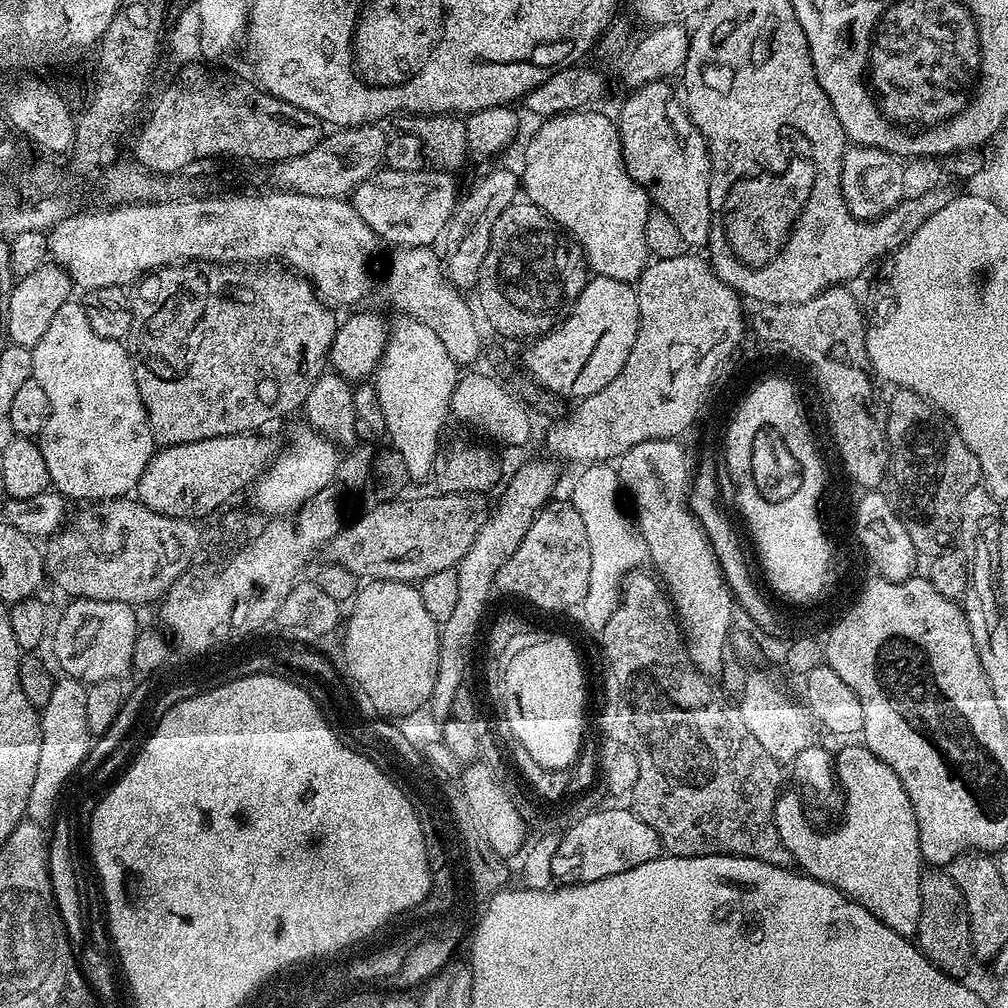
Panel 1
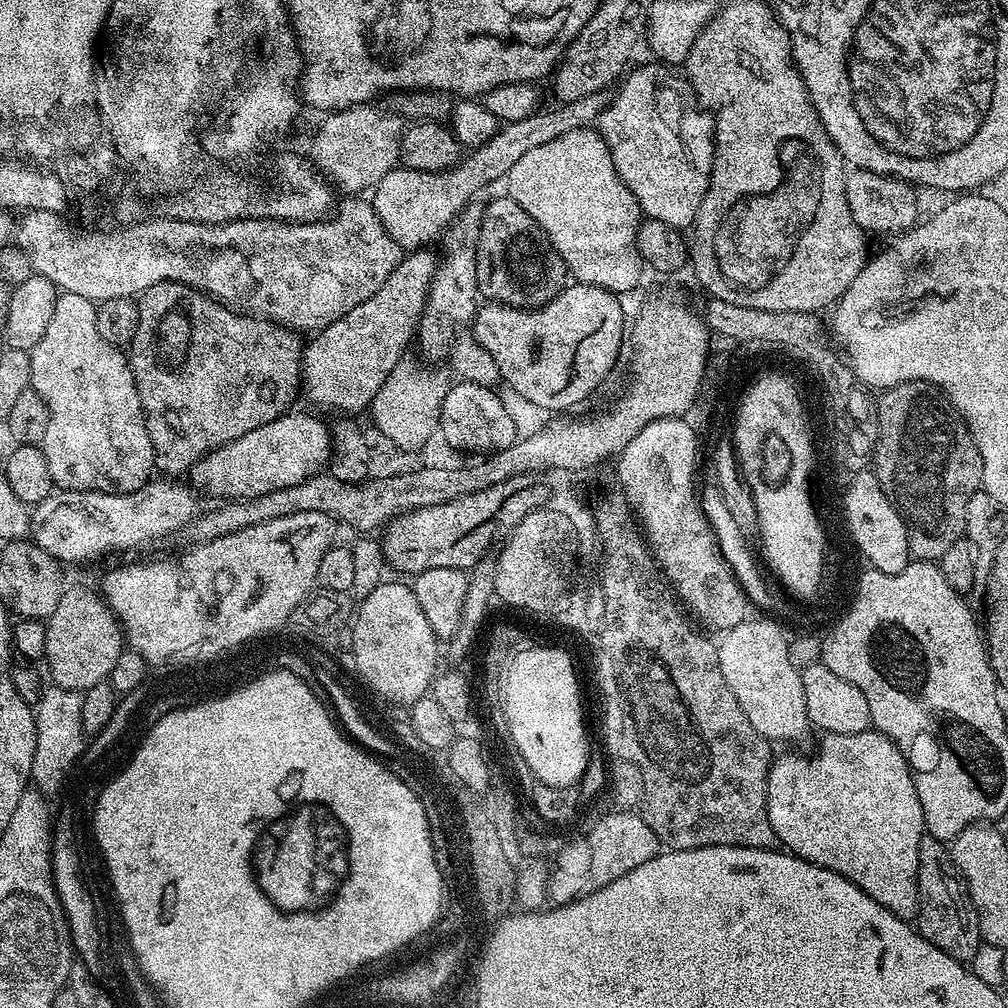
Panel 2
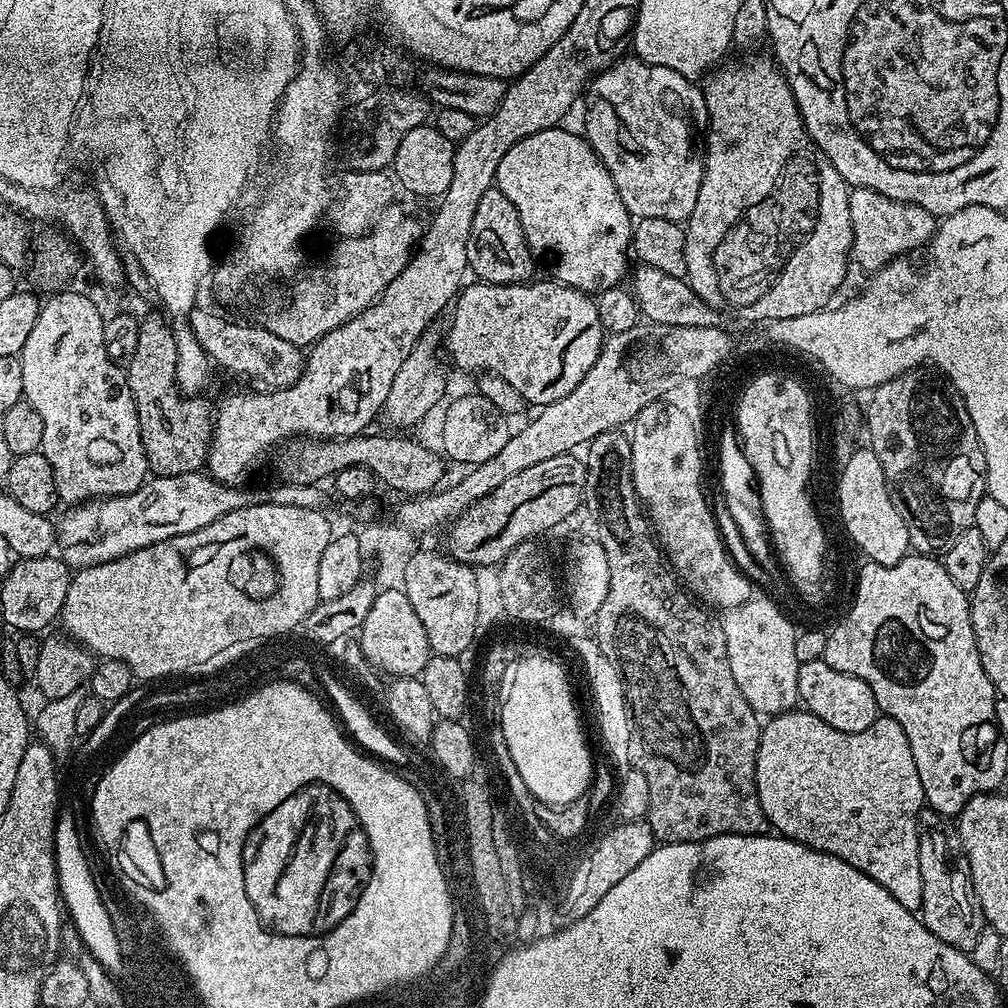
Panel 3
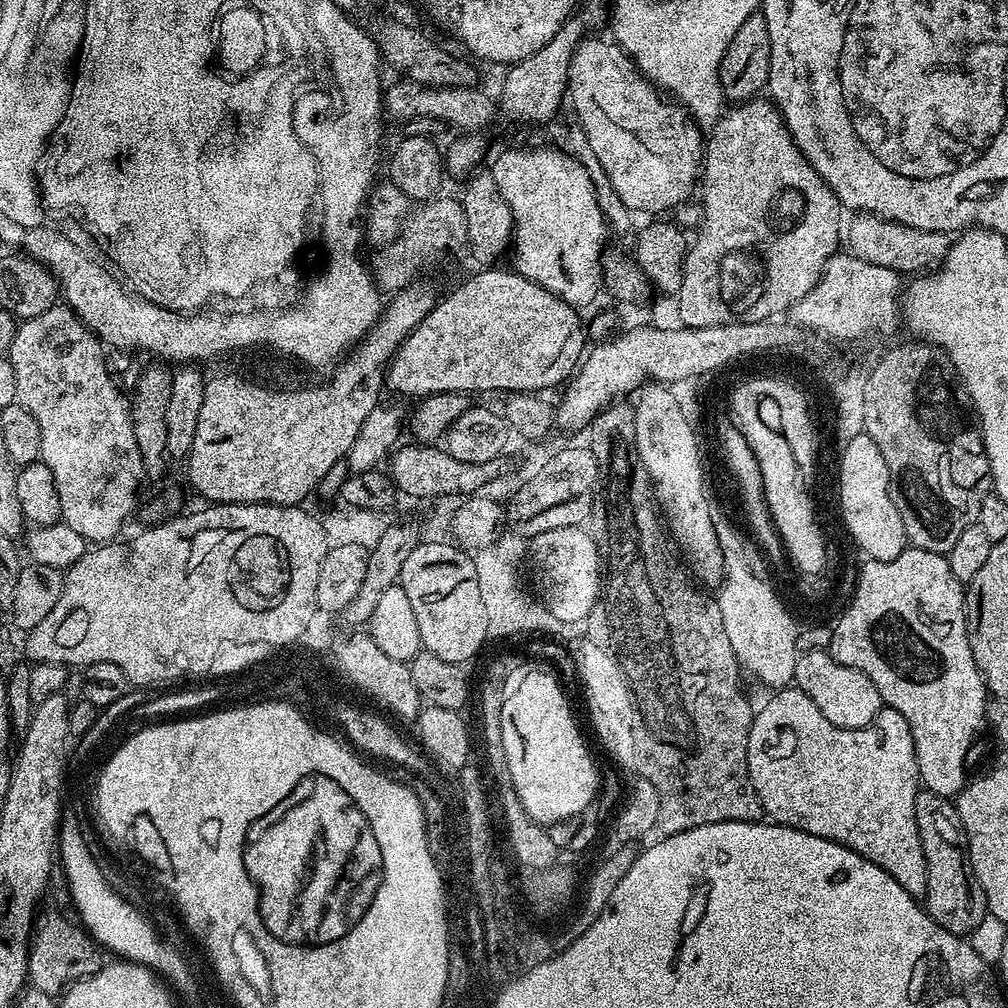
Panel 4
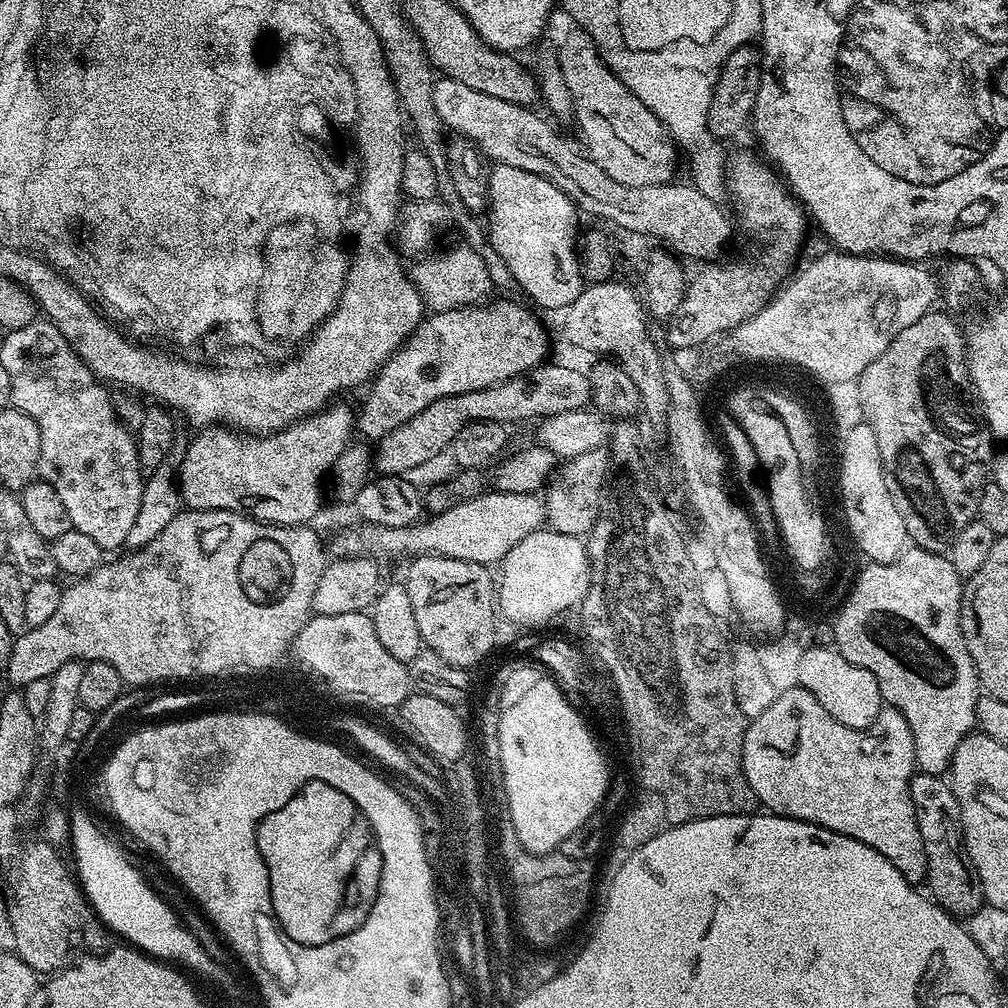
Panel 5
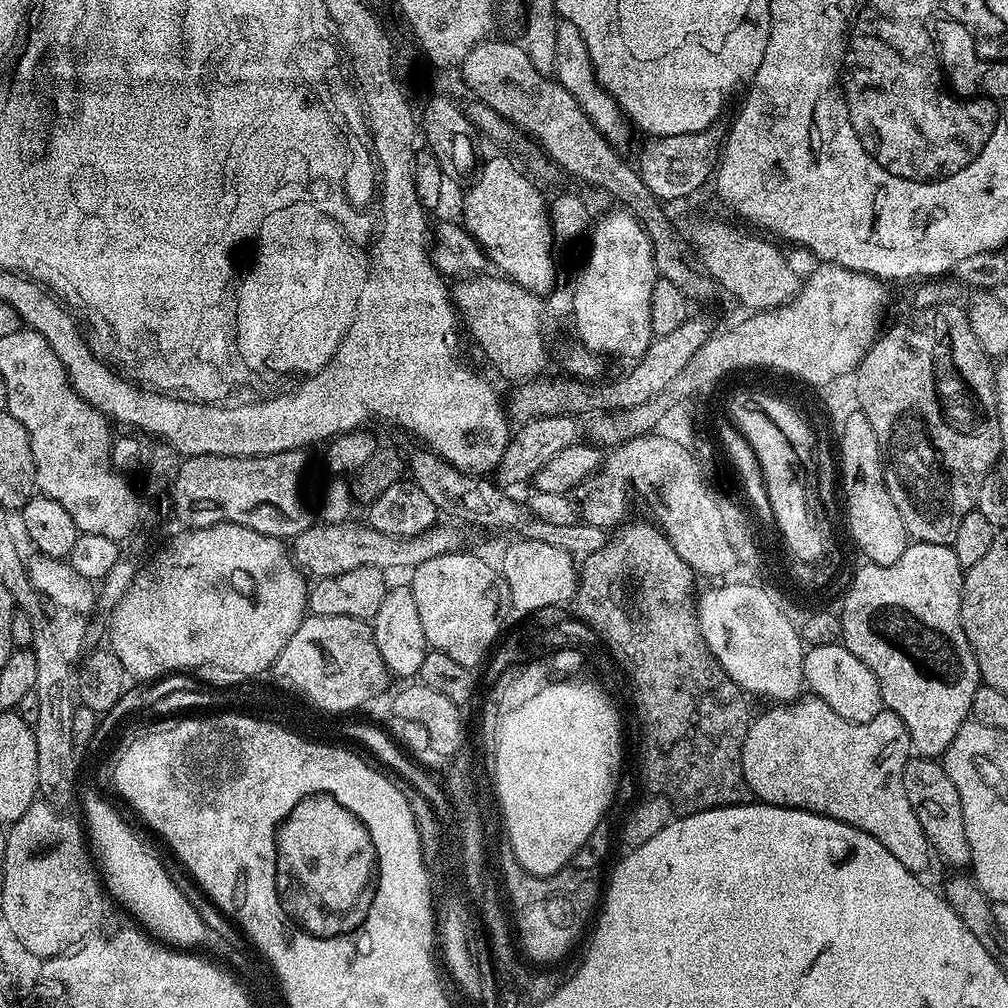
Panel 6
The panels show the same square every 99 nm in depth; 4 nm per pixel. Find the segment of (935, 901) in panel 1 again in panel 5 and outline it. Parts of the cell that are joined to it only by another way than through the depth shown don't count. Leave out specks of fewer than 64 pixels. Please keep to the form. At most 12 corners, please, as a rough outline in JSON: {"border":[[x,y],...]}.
{"border":[[917,771],[910,798],[928,859],[926,888],[951,916],[985,905],[958,798]]}

